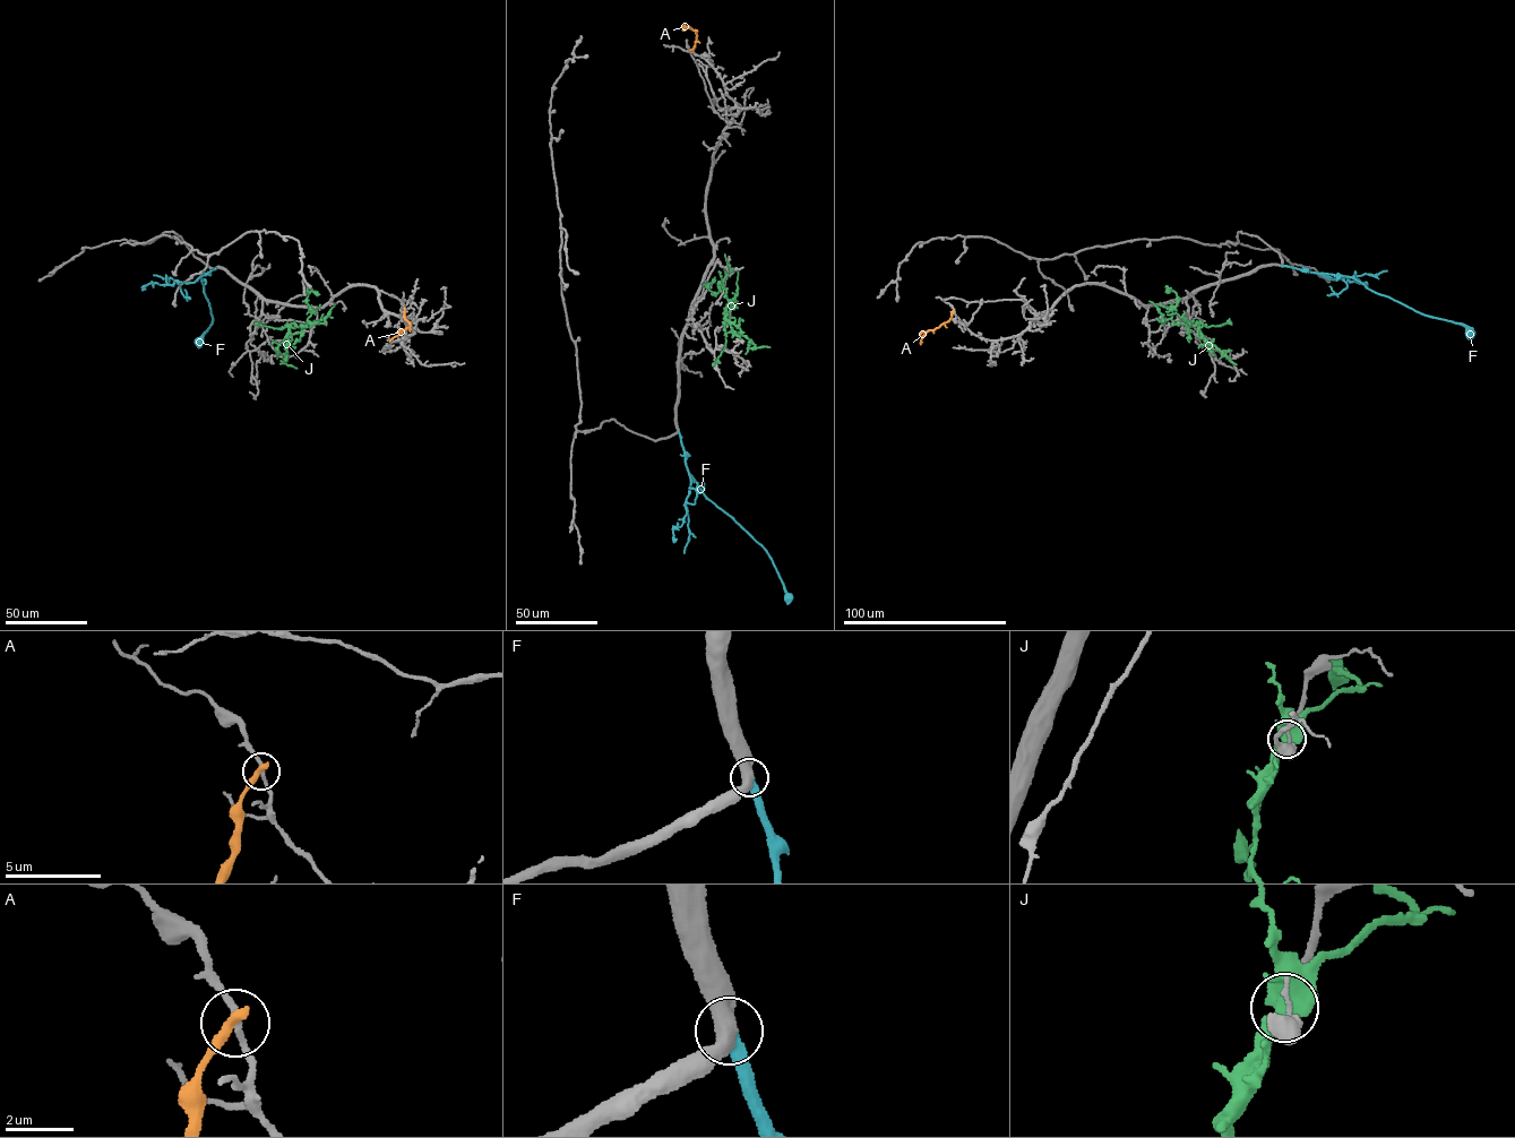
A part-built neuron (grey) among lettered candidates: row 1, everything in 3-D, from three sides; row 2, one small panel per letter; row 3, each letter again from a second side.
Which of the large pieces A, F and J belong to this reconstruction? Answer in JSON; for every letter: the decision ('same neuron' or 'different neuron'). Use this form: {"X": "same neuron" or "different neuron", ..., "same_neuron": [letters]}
{"A": "different neuron", "F": "same neuron", "J": "different neuron", "same_neuron": ["F"]}

